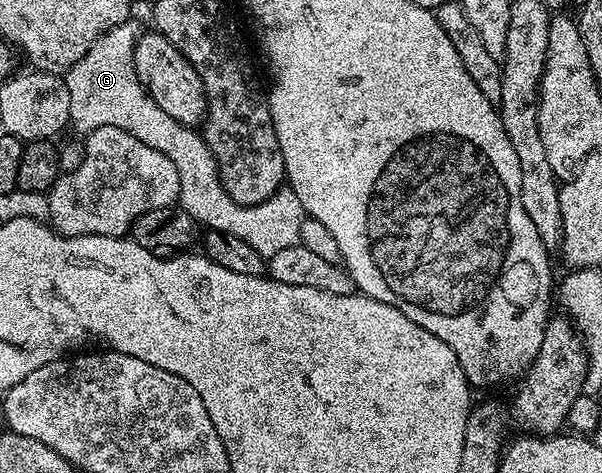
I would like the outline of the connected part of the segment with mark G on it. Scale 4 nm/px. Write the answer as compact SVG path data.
M132 20L124 21L121 25L116 25L113 29L106 31L92 46L85 52L83 57L75 62L64 74L64 81L67 91L70 92L70 103L73 107L79 105L101 105L100 120L106 125L114 125L139 139L139 143L147 143L147 147L155 147L175 163L175 171L179 171L179 183L181 193L179 196L180 208L186 209L193 217L194 221L200 223L205 229L218 229L227 235L235 235L251 247L262 257L268 259L275 255L275 251L283 251L283 247L291 247L299 242L299 223L307 216L305 208L299 203L299 195L288 187L278 189L273 197L268 197L263 203L258 205L240 205L227 195L223 187L221 177L217 174L217 164L215 163L211 151L205 146L202 134L194 131L186 125L180 125L167 111L163 111L149 98L149 93L141 85L137 78L136 71L133 70L133 43L139 36L139 29L133 26Z

